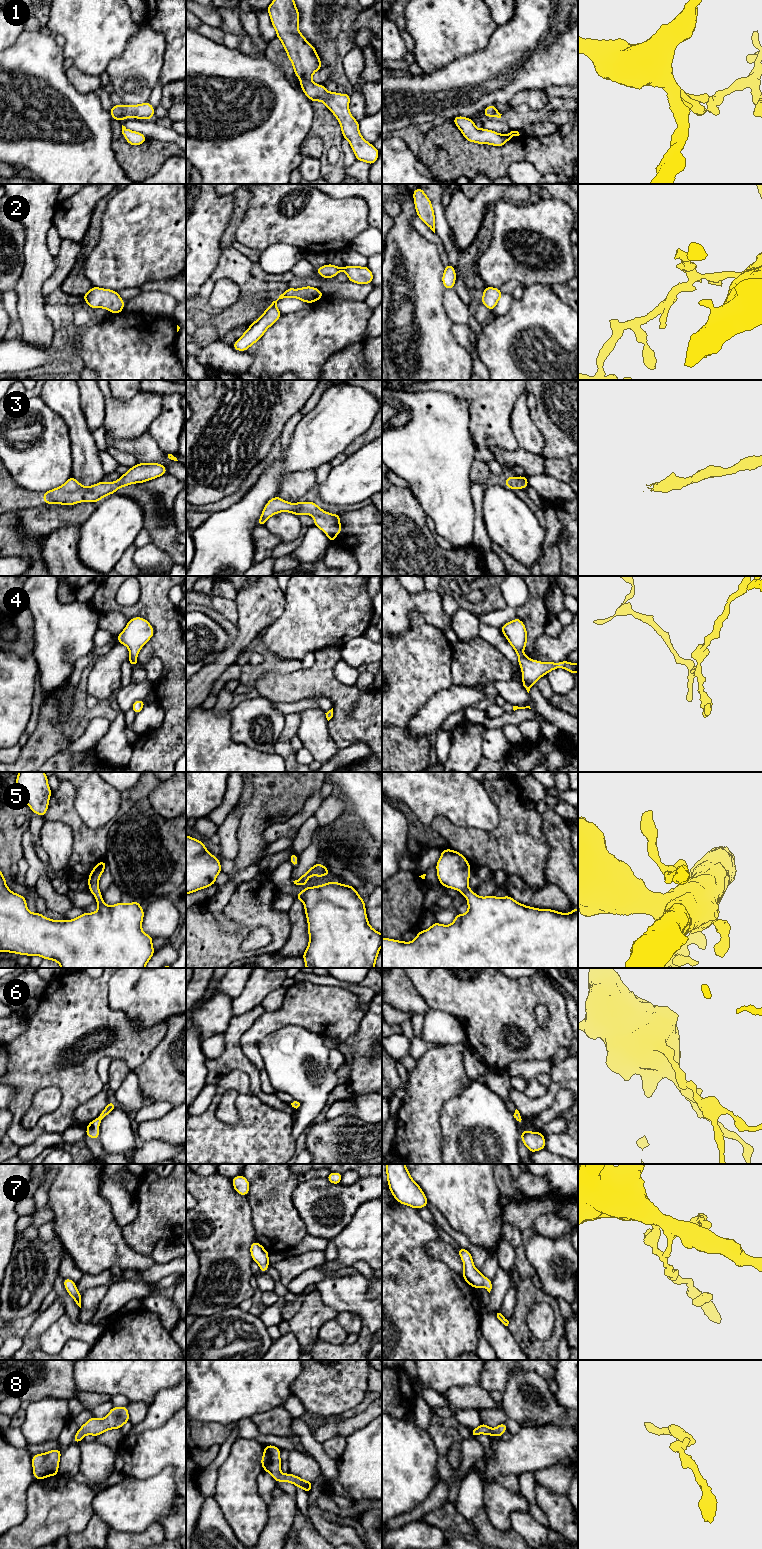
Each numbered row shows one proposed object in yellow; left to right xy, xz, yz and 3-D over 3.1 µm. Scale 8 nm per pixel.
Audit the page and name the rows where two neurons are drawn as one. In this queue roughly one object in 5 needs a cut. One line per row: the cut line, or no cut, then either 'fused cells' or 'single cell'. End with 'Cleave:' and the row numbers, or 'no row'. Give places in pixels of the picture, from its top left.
1: cut none; single cell
2: cut none; single cell
3: cut none; single cell
4: cut none; single cell
5: cut none; single cell
6: cut none; single cell
7: cut none; single cell
8: cut none; single cell
Cleave: no row

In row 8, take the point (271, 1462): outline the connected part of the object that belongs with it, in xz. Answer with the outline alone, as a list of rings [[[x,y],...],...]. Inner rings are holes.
[[[266,1445],[264,1447],[263,1456],[261,1459],[261,1466],[264,1471],[271,1474],[276,1482],[289,1482],[296,1485],[298,1488],[305,1490],[308,1494],[311,1493],[312,1481],[306,1481],[291,1473],[281,1473],[281,1450],[273,1445]]]

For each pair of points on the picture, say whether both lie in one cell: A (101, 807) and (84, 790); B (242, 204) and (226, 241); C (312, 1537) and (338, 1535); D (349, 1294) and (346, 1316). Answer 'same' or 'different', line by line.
A: same
B: same
C: different
D: different

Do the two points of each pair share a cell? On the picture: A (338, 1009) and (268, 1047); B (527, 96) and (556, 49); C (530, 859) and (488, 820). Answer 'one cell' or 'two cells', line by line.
A: two cells
B: two cells
C: two cells

